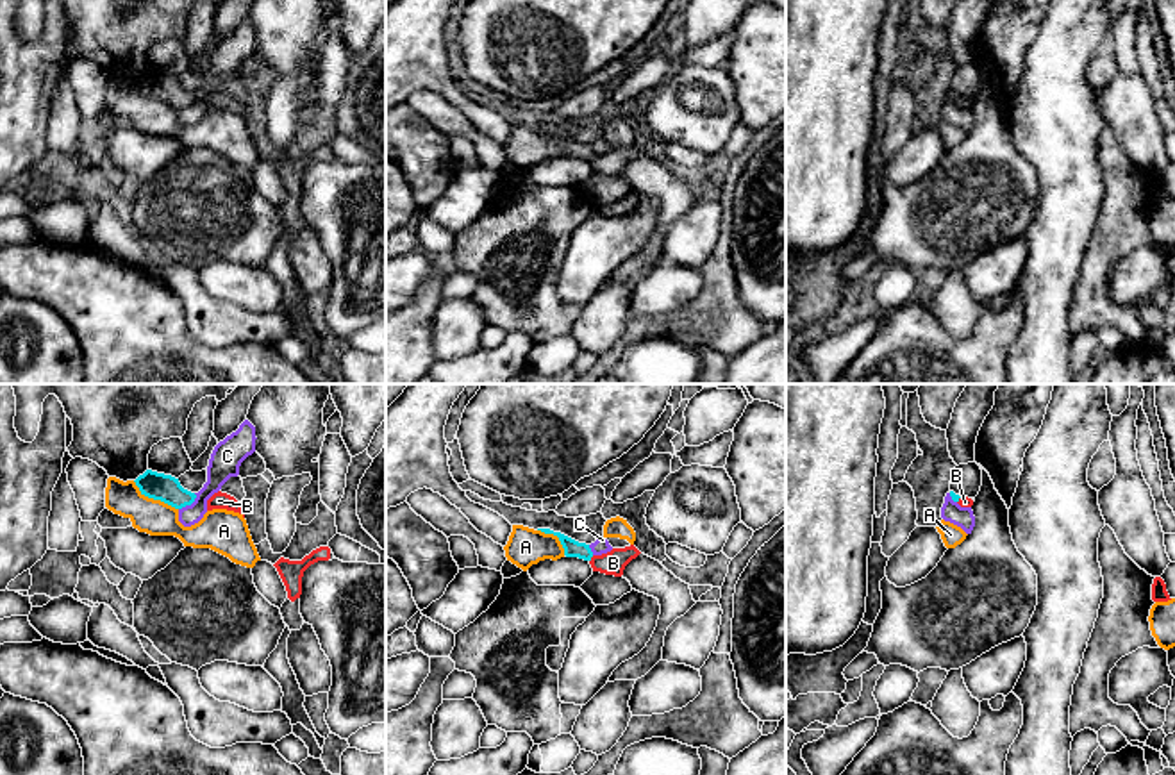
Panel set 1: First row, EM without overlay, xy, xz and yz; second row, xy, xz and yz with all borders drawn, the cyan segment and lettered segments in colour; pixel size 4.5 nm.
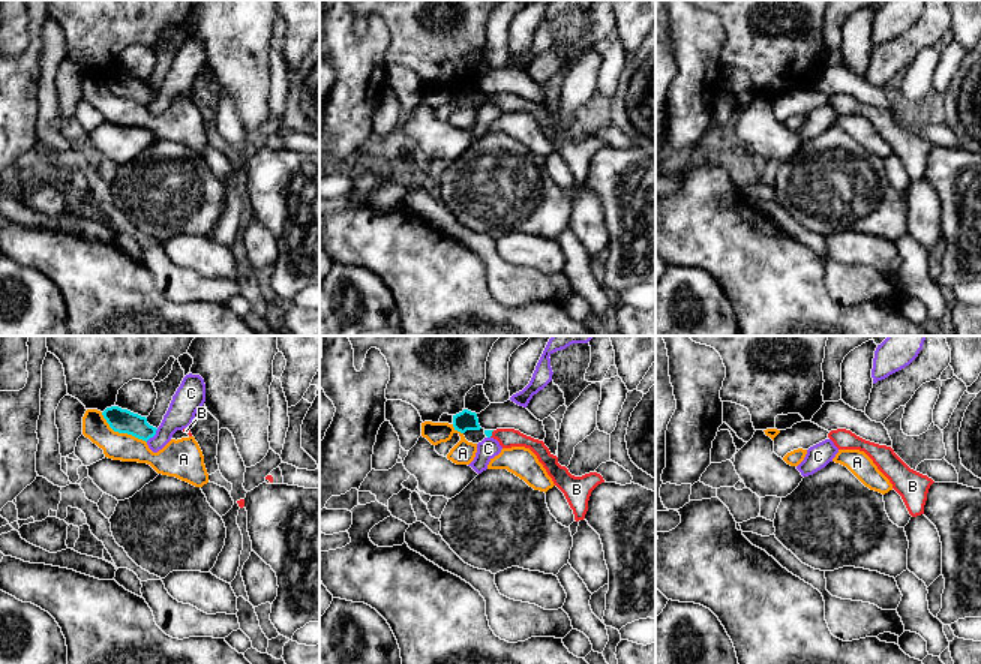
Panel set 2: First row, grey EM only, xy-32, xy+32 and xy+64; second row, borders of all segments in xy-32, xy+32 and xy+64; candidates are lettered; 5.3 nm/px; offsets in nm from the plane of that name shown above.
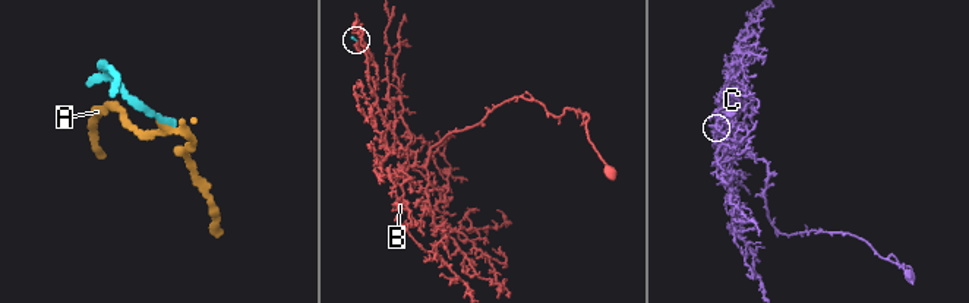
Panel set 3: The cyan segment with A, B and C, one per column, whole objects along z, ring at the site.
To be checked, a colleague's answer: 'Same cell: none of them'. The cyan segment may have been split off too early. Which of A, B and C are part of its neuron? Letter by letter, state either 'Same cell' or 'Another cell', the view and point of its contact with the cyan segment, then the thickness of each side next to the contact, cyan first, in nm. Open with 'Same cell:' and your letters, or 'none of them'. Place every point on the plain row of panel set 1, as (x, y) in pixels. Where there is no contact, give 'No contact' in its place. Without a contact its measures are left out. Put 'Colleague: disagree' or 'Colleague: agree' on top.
Colleague: disagree
Same cell: B
A: Another cell. Touches cyan at xy (154, 99). Thickness 120 nm (cyan) against 160 nm
B: Same cell. Touches cyan at xz (590, 159). Thickness 80 nm (cyan) against 110 nm
C: Another cell. Touches cyan at xy (188, 104). Thickness 120 nm (cyan) against 140 nm

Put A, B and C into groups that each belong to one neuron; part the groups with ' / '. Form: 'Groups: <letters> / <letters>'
Groups: A / B / C

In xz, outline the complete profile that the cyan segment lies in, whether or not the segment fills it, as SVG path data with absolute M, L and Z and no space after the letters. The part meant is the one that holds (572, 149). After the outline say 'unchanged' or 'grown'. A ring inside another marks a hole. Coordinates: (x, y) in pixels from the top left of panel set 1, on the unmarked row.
M538 129L538 130L557 136L564 148L566 157L584 159L591 164L593 171L600 171L605 175L621 177L625 166L641 154L634 145L630 145L625 148L612 148L611 152L602 154L602 155L595 155L591 152L589 145L586 145L586 143L579 143L579 141L575 141L561 132L554 132L550 129Z | grown

